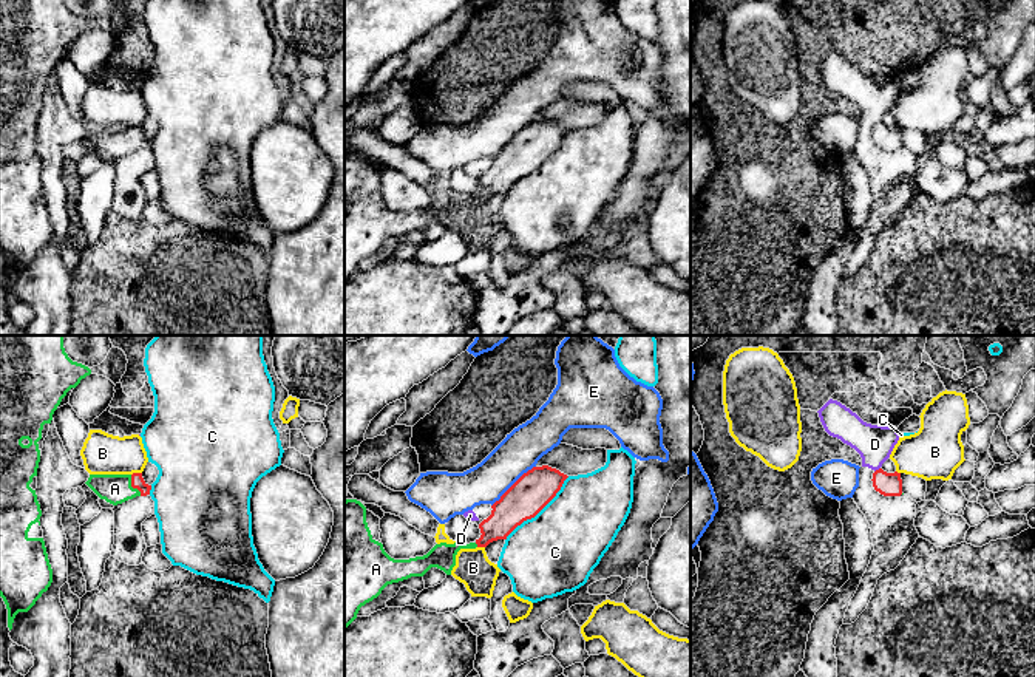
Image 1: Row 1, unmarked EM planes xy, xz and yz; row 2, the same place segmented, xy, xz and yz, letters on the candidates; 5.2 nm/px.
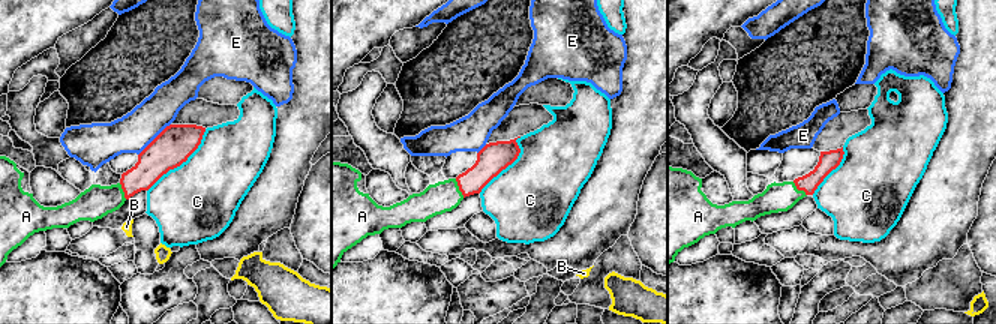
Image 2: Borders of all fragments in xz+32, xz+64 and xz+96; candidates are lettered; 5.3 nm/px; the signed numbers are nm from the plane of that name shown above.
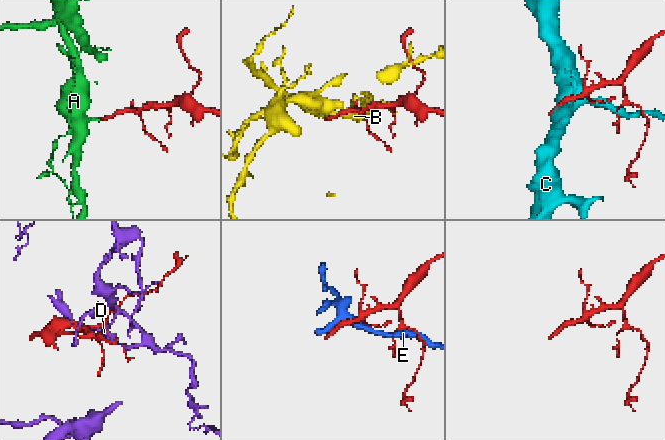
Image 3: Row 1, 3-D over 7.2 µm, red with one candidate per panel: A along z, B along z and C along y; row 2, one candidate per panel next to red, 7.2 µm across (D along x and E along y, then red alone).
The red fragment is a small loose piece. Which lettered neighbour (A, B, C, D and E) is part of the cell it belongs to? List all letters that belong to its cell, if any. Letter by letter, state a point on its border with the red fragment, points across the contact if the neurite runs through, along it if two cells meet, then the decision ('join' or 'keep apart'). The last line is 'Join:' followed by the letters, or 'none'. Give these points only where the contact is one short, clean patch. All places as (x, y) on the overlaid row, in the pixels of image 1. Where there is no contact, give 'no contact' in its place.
A: contact xy (132, 486); way xy (138, 481), (132, 486), (115, 489); join
B: contact xy (136, 473); border xy (141, 472), (132, 475); keep apart
C: contact xz (538, 512); keep apart
D: contact yz (876, 470); keep apart
E: contact xz (513, 484); keep apart
Join: A

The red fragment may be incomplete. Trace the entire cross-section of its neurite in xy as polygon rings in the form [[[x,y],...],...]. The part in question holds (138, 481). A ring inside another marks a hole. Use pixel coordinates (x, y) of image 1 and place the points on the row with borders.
[[[142,473],[133,475],[90,475],[85,482],[100,499],[117,505],[136,496],[150,495],[148,485]]]

